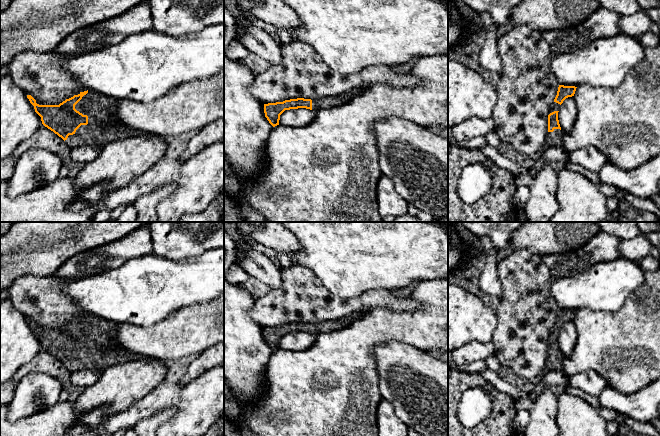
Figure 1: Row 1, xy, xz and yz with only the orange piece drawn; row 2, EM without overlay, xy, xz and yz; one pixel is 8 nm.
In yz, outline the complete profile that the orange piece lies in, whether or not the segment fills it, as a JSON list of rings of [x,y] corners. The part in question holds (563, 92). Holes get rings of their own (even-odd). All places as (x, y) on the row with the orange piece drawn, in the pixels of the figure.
[[[559,85],[557,95],[551,106],[550,114],[548,115],[548,134],[545,141],[545,147],[563,146],[564,134],[559,124],[558,112],[563,101],[568,97],[574,96],[576,88],[577,87],[575,86]]]

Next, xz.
[[[348,91],[343,94],[339,94],[332,97],[326,97],[321,99],[290,99],[283,102],[264,104],[265,117],[269,123],[275,127],[279,125],[280,115],[285,110],[306,108],[314,111],[325,110],[328,108],[334,108],[336,106],[342,106],[350,102],[359,91]]]

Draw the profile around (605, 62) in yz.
[[[623,33],[599,38],[571,53],[553,55],[550,67],[559,85],[618,87],[645,57],[645,47]]]

